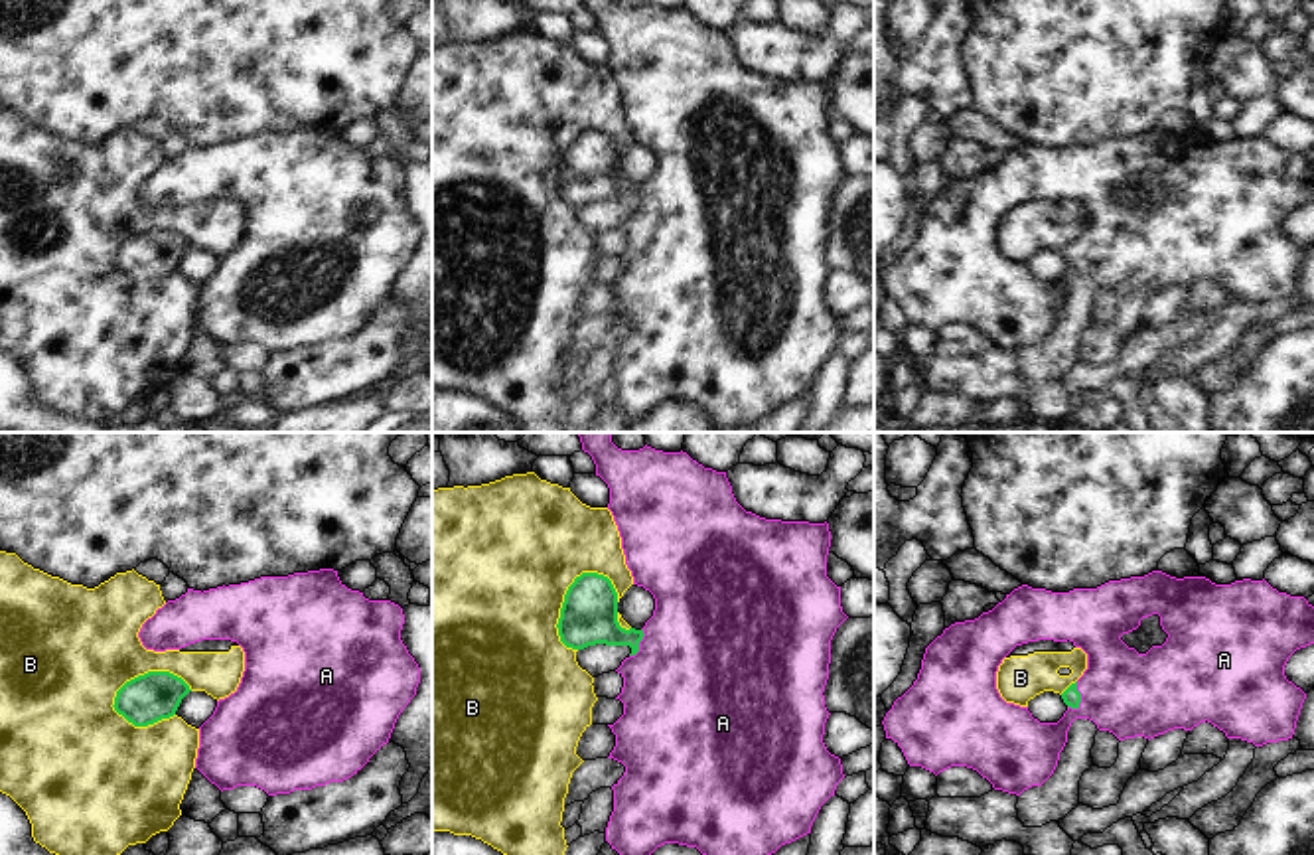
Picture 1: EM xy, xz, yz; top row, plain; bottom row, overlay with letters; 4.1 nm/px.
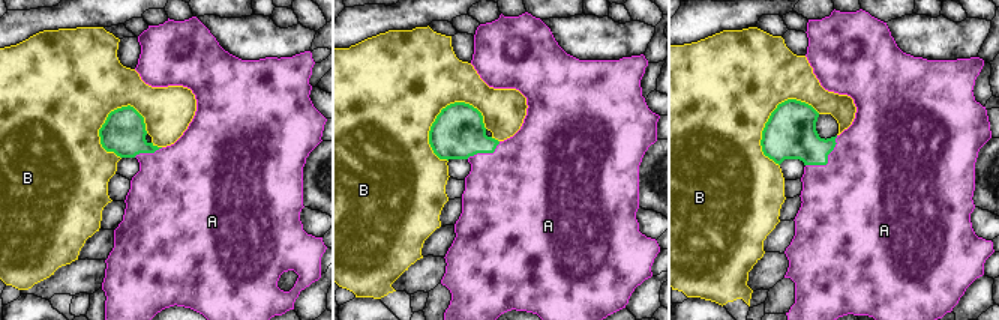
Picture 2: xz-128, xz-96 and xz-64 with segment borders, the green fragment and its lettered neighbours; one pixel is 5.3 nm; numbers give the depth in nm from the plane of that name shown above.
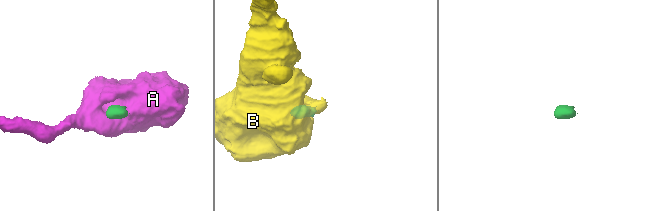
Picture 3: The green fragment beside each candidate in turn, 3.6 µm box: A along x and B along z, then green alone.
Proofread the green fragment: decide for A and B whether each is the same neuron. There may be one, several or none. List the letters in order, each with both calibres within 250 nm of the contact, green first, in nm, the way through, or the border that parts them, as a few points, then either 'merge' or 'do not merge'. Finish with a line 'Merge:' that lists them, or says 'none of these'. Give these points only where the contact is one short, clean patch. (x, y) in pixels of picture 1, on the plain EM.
A: 80 nm thick on the green side, 340 nm on the other; runs through yz (1072, 255), (1080, 255), (1129, 251); merge
B: 200 nm thick on the green side, 380 nm on the other; do not merge
Merge: A

